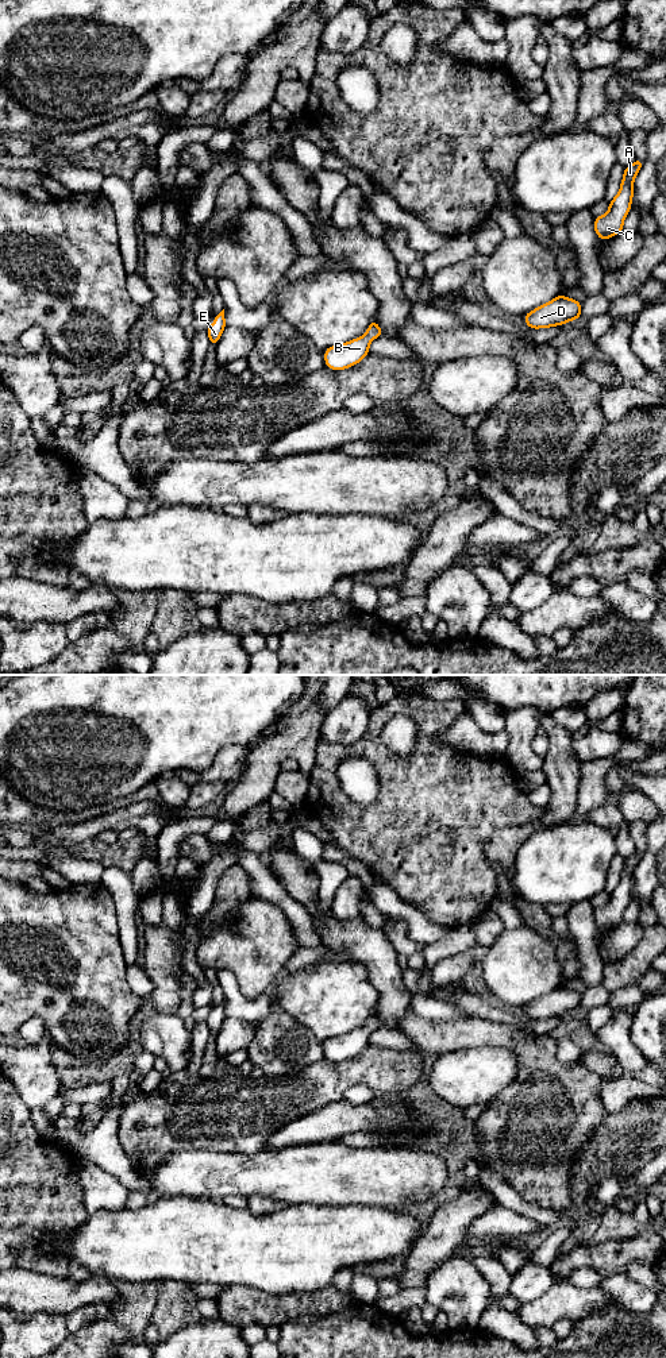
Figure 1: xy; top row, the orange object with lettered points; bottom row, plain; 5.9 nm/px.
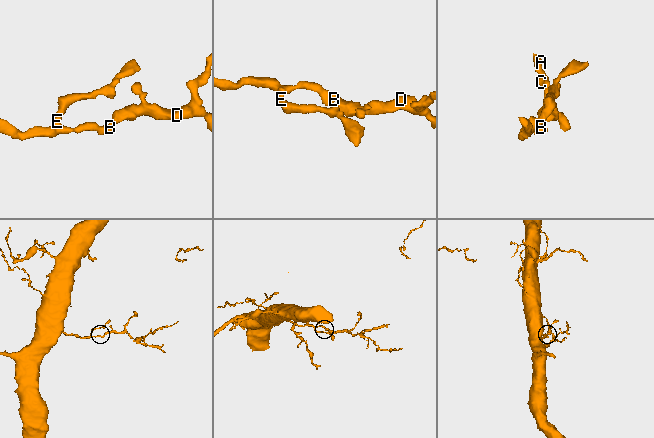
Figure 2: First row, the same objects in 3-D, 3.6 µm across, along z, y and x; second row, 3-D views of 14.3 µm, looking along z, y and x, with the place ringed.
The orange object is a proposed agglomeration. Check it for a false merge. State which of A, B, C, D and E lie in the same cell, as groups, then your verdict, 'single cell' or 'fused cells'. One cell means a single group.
groups A B C D E; single cell

